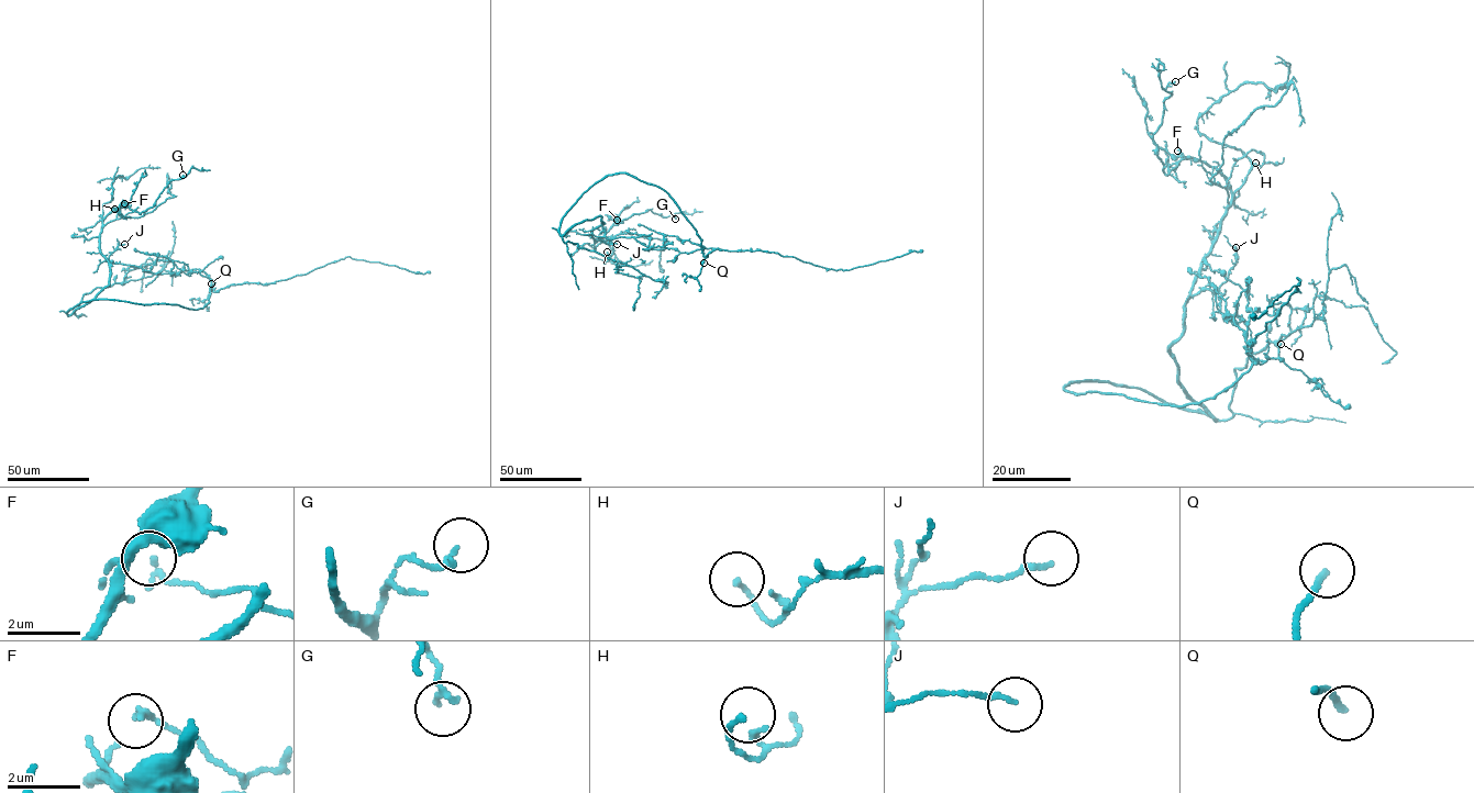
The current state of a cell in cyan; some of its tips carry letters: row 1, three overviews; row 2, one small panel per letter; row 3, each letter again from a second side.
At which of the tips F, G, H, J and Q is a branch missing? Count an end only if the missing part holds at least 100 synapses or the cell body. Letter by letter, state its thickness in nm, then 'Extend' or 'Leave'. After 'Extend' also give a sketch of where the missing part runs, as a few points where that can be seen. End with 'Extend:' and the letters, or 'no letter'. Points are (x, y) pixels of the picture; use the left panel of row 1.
F: Thickness 130 nm. Leave
G: Thickness 150 nm. Leave
H: Thickness 140 nm. Leave
J: Thickness 130 nm. Leave
Q: Thickness 170 nm. Leave
Extend: no letter

